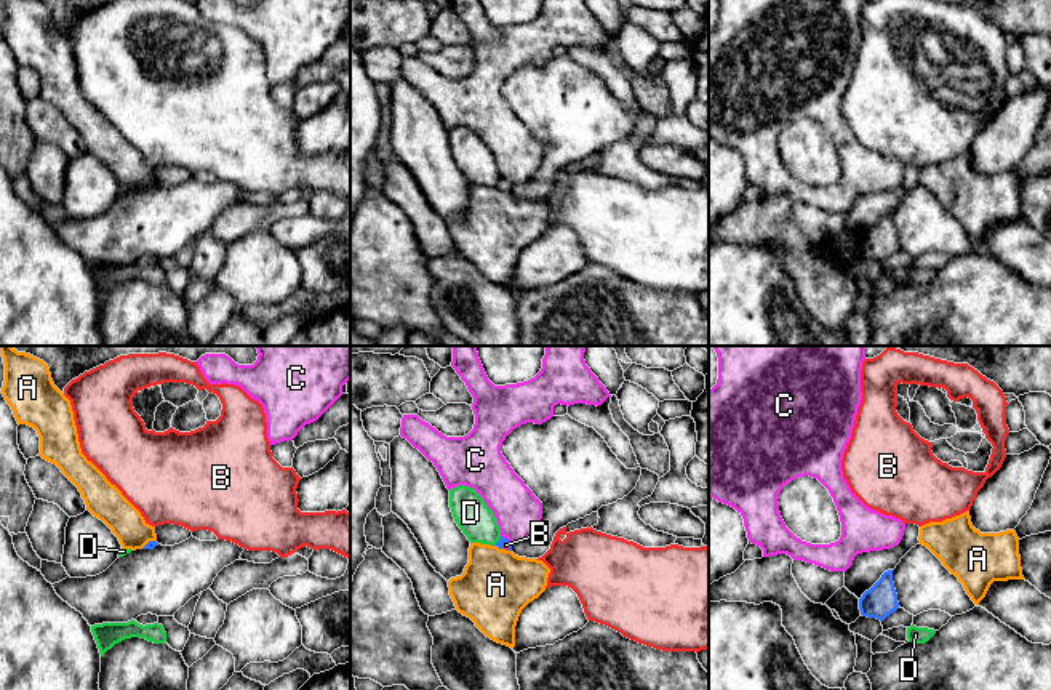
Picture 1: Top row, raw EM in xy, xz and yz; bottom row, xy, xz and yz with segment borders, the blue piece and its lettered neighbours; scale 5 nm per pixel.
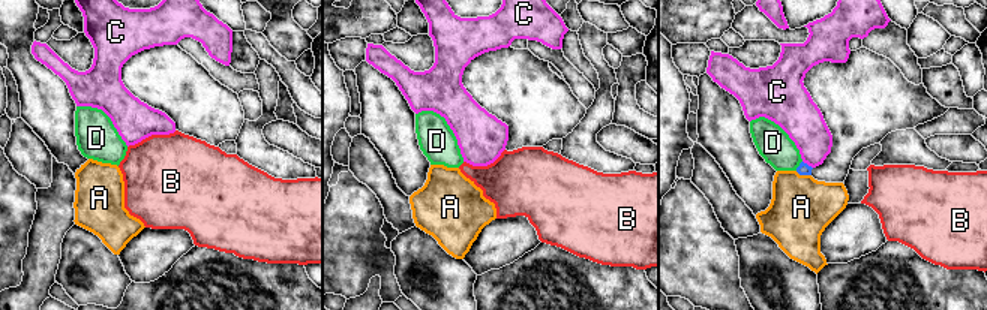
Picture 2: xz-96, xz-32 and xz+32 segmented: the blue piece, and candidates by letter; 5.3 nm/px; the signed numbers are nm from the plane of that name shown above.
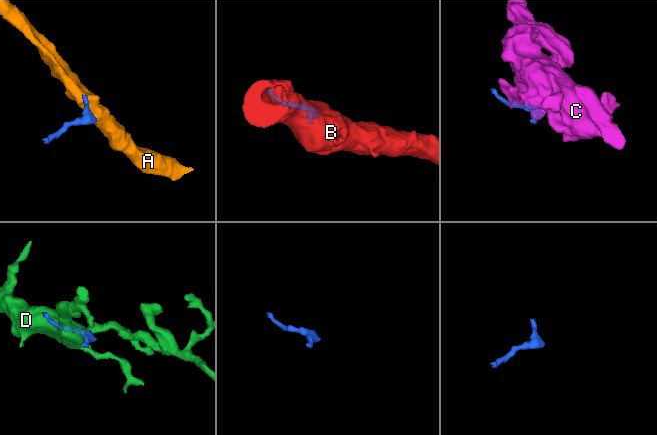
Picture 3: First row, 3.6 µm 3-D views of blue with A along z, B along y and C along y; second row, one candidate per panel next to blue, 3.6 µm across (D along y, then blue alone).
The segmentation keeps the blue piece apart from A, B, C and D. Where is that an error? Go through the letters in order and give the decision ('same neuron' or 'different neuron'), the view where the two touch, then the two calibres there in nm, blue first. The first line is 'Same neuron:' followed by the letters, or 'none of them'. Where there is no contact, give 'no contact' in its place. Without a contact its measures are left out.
Same neuron: B
A: different neuron; meets blue in xz; 40 nm thick on the blue side, 360 nm on the other
B: same neuron; meets blue in xz; 40 nm thick on the blue side, 30 nm on the other
C: different neuron; meets blue in xz; 40 nm thick on the blue side, 240 nm on the other
D: different neuron; meets blue in xz; 40 nm thick on the blue side, 180 nm on the other

